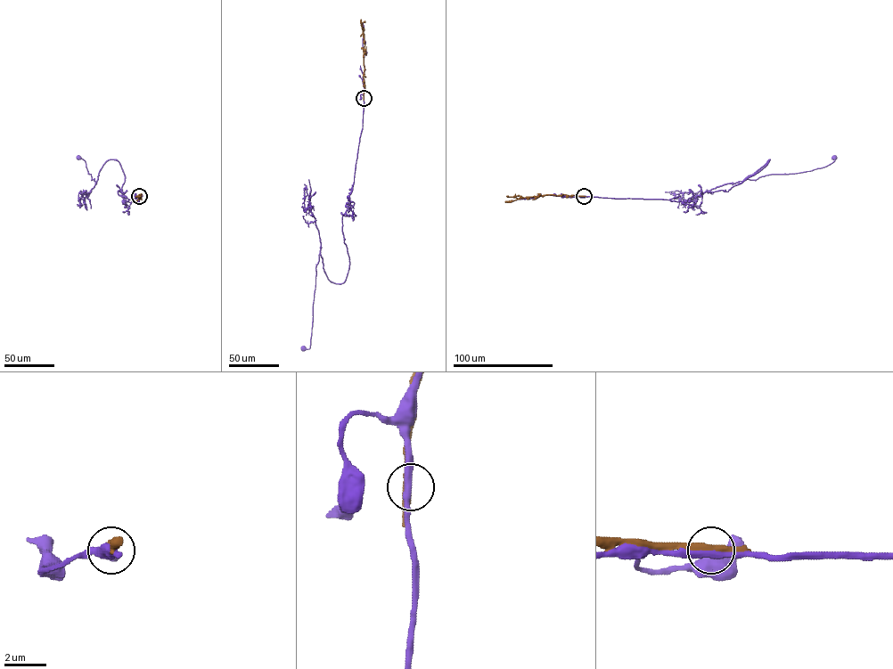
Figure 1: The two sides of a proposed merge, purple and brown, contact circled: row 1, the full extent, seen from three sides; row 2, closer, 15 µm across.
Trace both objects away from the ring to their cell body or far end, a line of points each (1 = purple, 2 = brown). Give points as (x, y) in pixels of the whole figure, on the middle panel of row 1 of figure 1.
1: (364, 98), (350, 204), (342, 216), (349, 268), (343, 282), (331, 282), (319, 253), (310, 347), (303, 347)
2: (364, 98), (364, 43), (360, 20)

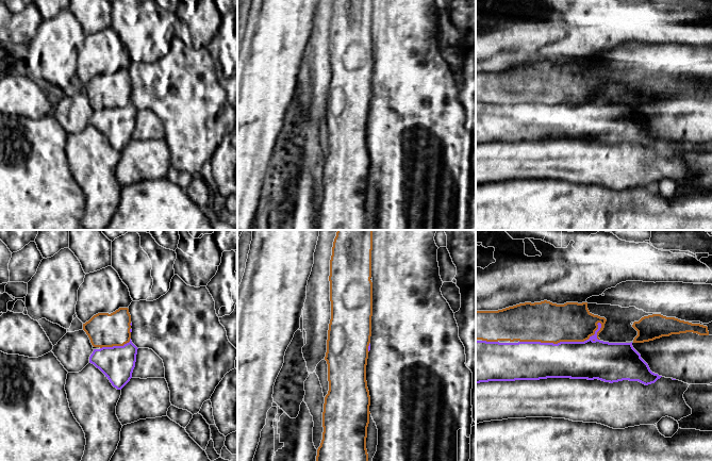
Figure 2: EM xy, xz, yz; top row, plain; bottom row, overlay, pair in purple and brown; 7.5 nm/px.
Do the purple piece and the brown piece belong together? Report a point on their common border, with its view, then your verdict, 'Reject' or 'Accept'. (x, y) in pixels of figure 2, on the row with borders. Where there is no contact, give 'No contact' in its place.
Touches purple at yz (562, 342). Reject

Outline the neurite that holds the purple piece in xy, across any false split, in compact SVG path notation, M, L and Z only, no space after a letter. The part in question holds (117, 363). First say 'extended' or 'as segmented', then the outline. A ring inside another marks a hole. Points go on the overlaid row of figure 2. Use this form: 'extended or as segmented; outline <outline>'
as segmented; outline M130 339L123 346L94 349L89 363L99 368L114 388L121 390L132 378L137 349Z

